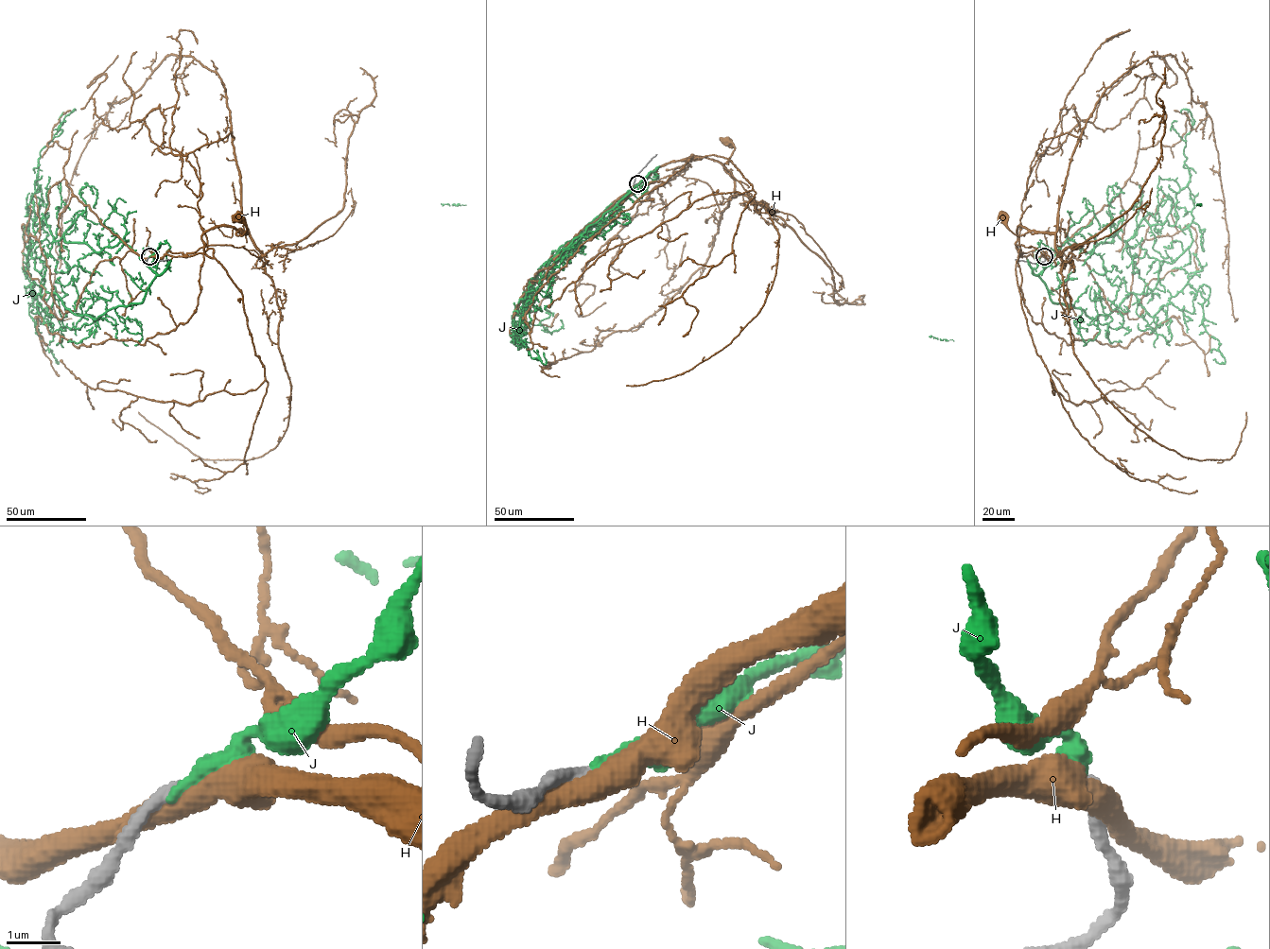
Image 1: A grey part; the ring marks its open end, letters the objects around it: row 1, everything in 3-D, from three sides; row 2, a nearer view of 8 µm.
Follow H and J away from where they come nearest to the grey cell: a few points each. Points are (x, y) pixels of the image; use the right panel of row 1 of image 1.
H: (1044, 256), (1022, 256), (1020, 249), (1018, 257), (1017, 228), (1035, 232), (1017, 235), (1003, 216)
J: (1044, 256), (1039, 243), (1035, 274), (1065, 242), (1089, 251), (1144, 216), (1174, 224), (1194, 123), (1180, 112)

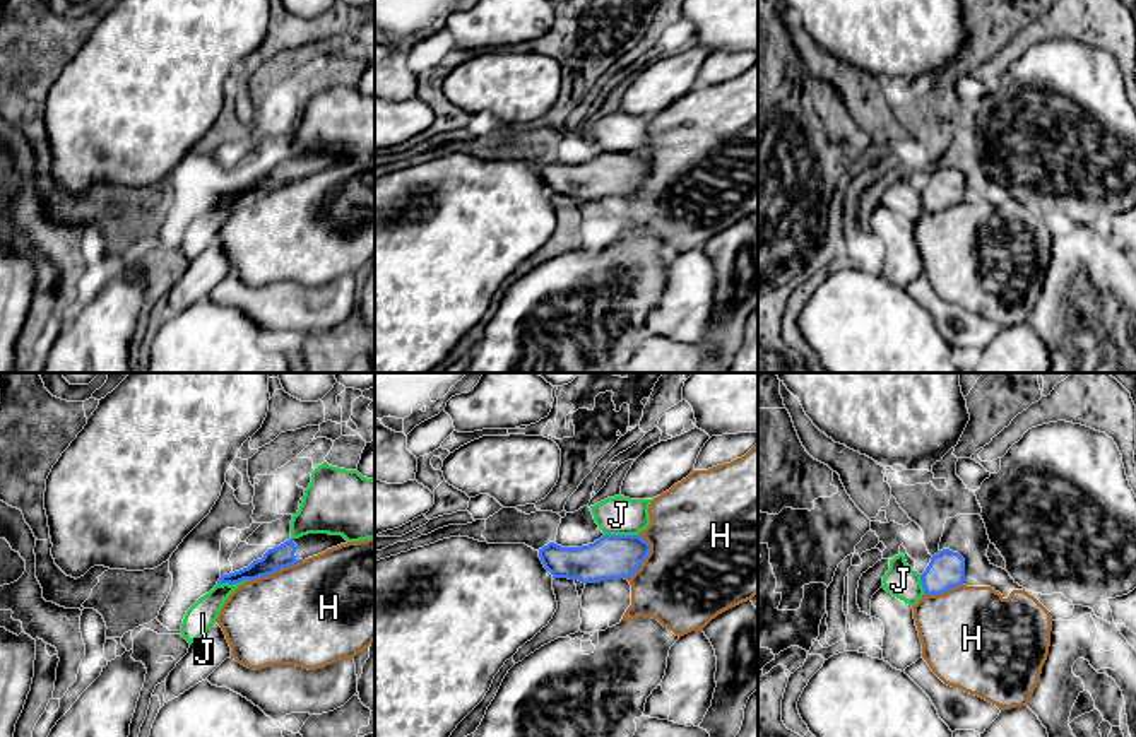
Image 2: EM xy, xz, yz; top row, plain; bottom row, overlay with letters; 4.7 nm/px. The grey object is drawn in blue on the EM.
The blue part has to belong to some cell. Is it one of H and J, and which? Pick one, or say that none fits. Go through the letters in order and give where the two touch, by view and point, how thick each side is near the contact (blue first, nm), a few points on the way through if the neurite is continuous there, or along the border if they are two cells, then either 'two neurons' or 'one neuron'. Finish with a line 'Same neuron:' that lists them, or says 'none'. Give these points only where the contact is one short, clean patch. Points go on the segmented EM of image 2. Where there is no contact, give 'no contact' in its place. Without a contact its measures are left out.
H: meets blue in xy at (274, 571); 110 nm thick on the blue side, 480 nm on the other; two neurons
J: meets blue in xz at (621, 536); 200 nm thick on the blue side, 180 nm on the other; two neurons
Same neuron: none

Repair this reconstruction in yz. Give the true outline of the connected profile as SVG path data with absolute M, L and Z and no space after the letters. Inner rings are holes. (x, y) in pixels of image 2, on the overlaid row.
M943 549L931 557L929 566L920 575L924 593L939 595L965 581L965 559L950 549Z

